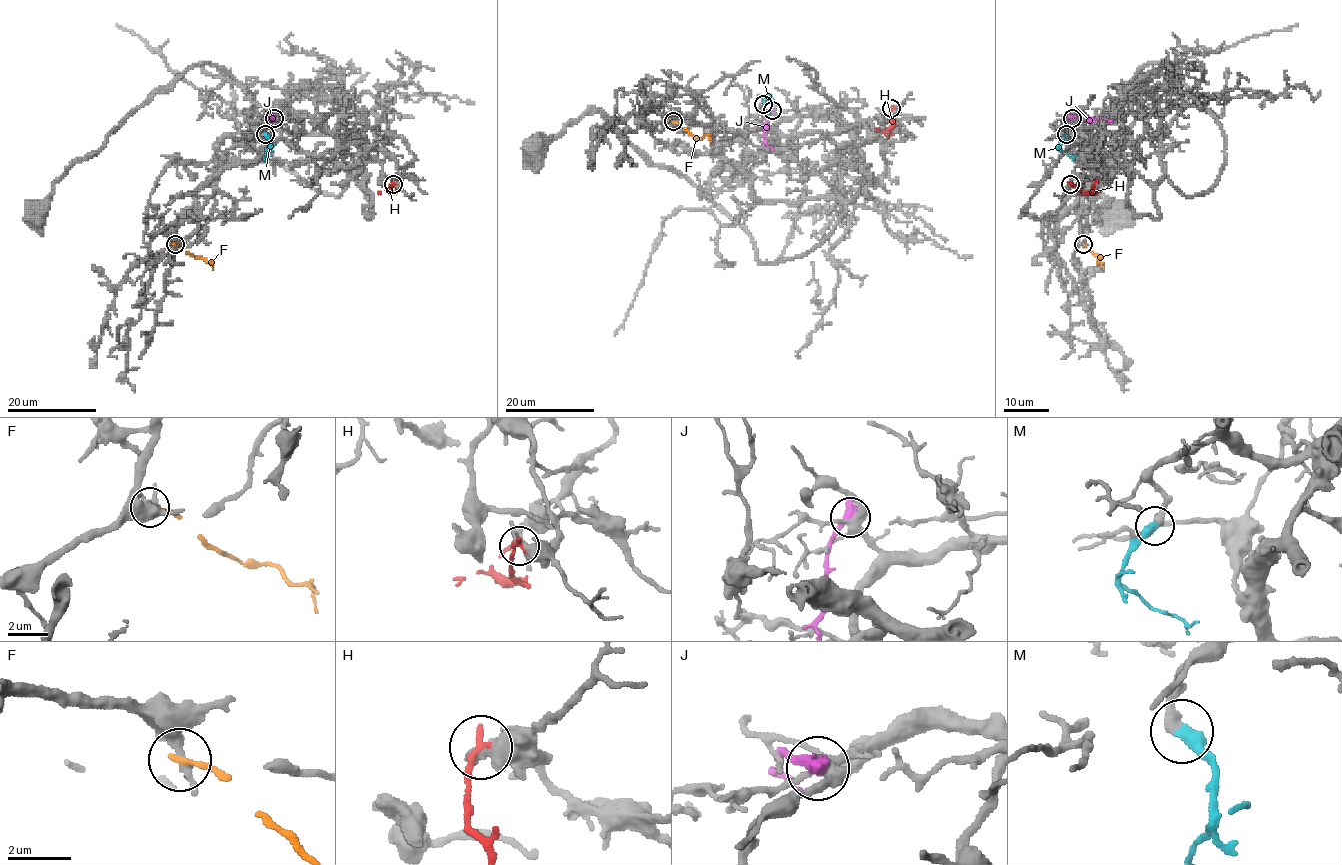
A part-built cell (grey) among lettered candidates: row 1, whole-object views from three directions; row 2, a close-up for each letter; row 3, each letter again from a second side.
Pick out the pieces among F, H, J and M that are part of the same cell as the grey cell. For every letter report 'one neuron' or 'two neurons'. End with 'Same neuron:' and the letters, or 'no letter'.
F: two neurons
H: two neurons
J: two neurons
M: one neuron
Same neuron: M

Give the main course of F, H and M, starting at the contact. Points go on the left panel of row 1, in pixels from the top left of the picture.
F: (175, 244), (195, 256), (211, 261), (213, 269)
H: (393, 184), (394, 192), (387, 188), (392, 179)
M: (264, 135), (269, 139), (266, 156), (270, 156)

